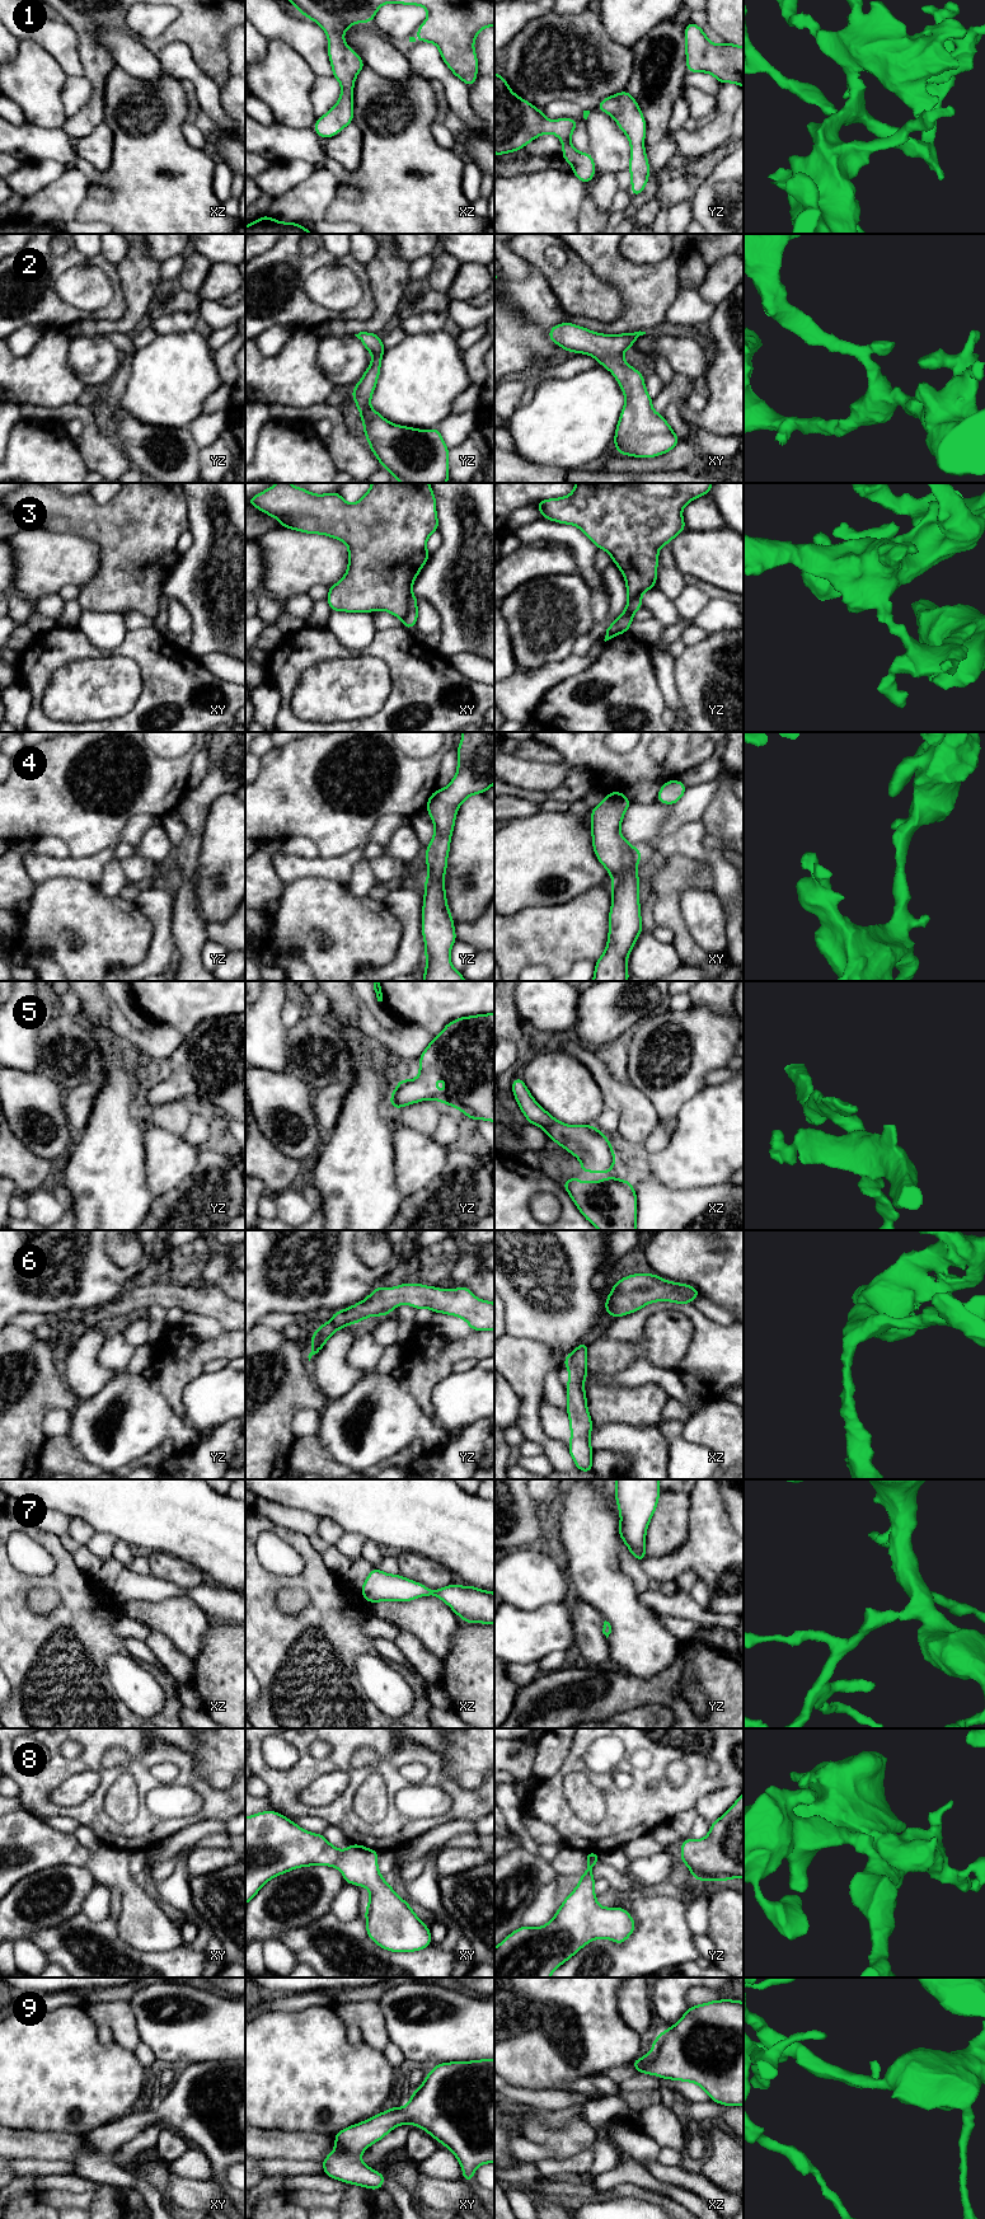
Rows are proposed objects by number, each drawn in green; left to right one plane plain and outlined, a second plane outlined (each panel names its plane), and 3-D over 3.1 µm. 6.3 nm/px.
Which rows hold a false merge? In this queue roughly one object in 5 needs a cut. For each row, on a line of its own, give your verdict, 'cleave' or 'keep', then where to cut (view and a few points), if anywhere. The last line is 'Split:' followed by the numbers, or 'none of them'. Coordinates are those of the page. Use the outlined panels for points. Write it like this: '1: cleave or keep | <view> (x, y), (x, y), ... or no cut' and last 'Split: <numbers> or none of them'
1: keep | no cut
2: keep | no cut
3: cleave | yz (639, 597), (633, 597), (628, 603), (627, 611), (617, 620)
4: keep | no cut
5: keep | no cut
6: keep | no cut
7: keep | no cut
8: keep | no cut
9: keep | no cut
Split: 3

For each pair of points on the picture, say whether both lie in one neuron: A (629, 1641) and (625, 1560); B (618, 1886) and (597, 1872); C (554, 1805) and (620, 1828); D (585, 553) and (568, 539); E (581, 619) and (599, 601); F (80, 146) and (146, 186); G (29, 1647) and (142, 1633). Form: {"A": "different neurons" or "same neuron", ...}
{"A": "different neurons", "B": "same neuron", "C": "same neuron", "D": "same neuron", "E": "different neurons", "F": "different neurons", "G": "different neurons"}

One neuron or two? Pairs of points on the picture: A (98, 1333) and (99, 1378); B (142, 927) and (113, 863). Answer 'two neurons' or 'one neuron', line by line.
A: one neuron
B: two neurons

